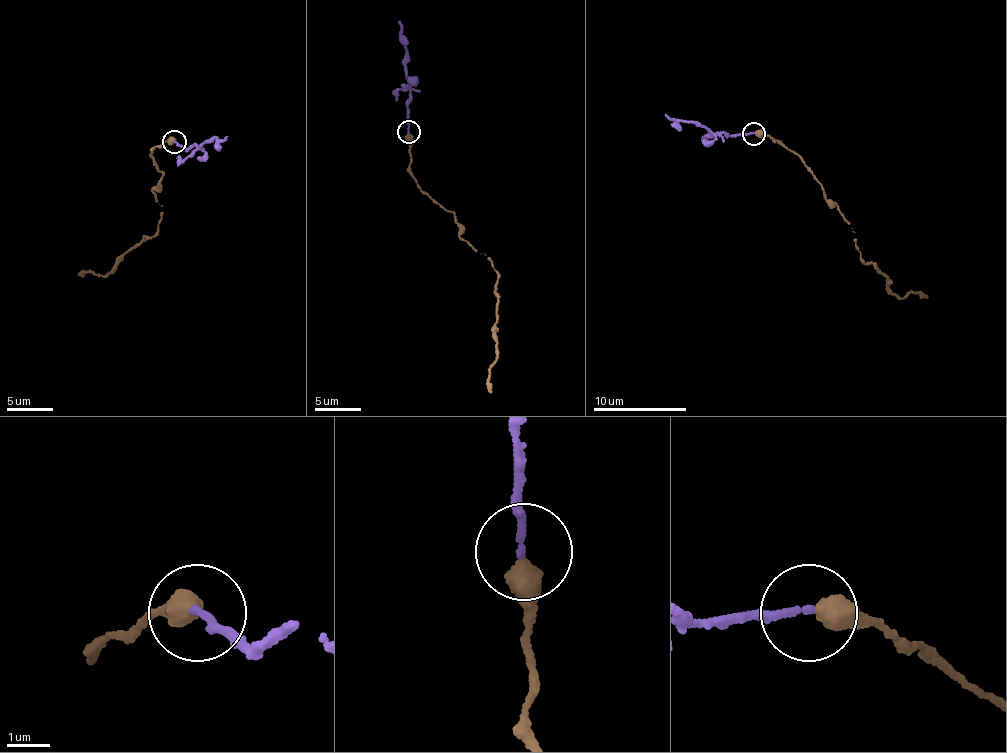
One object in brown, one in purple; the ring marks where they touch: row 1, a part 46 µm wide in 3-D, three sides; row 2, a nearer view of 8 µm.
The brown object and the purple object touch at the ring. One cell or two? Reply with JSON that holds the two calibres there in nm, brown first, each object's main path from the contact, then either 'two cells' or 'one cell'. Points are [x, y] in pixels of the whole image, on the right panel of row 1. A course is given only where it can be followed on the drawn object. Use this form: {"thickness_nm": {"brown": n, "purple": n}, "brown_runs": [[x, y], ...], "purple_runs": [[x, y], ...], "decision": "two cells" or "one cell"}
{"thickness_nm": {"brown": 500, "purple": 170}, "brown_runs": [[755, 133], [793, 152], [855, 232], [862, 261], [886, 277], [893, 293], [927, 298]], "purple_runs": [[753, 134], [714, 135], [693, 122], [675, 122], [665, 114]], "decision": "two cells"}

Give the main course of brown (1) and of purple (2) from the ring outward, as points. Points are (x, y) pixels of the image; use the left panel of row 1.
1: (173, 141), (150, 154), (162, 173), (152, 193), (162, 205), (156, 234), (101, 277), (85, 270), (79, 276)
2: (174, 142), (186, 150), (195, 145), (200, 149), (215, 138), (221, 143), (228, 136)

